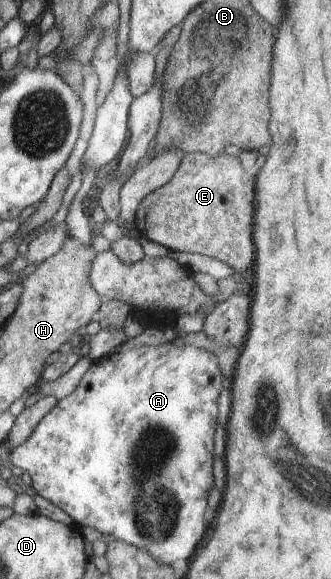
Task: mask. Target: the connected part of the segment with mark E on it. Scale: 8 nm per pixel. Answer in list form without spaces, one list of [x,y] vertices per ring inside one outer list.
[[[185,153],[173,178],[151,191],[136,209],[134,224],[151,242],[157,242],[168,250],[179,252],[197,252],[209,258],[216,258],[227,263],[235,273],[250,275],[256,257],[253,240],[255,177],[252,171],[247,171],[239,157],[223,154],[212,157],[203,153]]]

